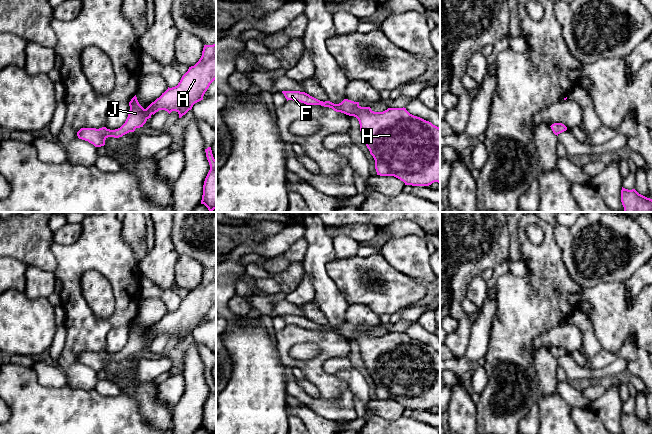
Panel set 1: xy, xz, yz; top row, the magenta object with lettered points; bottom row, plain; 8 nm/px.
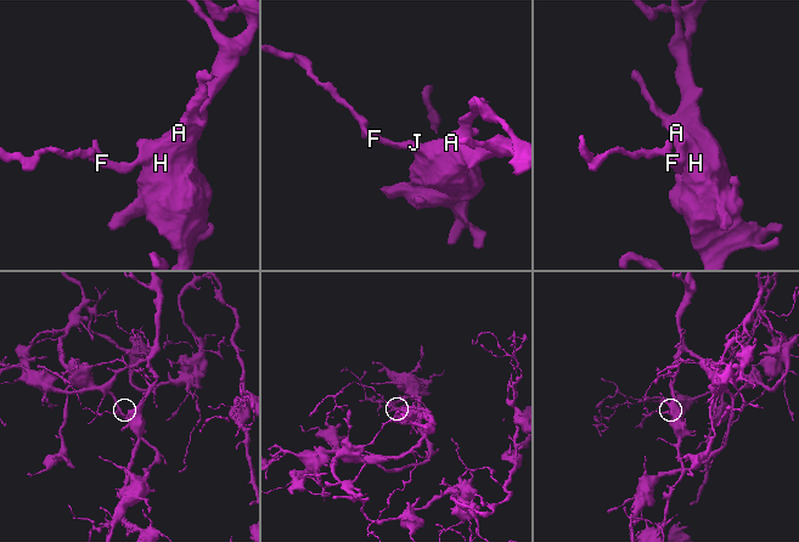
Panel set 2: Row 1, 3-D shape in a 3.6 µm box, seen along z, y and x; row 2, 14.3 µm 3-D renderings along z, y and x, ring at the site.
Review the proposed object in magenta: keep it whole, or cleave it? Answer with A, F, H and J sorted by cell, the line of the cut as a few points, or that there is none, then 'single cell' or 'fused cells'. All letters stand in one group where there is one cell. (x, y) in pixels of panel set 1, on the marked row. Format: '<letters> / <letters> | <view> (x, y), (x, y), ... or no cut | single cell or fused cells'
A F H J | no cut | single cell

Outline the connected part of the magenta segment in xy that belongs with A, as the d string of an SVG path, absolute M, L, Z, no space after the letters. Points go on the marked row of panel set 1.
M216 43L204 45L199 61L189 67L177 86L169 88L162 95L144 109L138 102L136 95L129 102L130 110L125 123L118 129L110 130L106 127L81 128L77 132L79 139L88 141L95 147L105 145L108 137L119 138L143 127L146 121L159 110L169 114L176 111L179 118L192 109L201 100L210 84L216 79Z

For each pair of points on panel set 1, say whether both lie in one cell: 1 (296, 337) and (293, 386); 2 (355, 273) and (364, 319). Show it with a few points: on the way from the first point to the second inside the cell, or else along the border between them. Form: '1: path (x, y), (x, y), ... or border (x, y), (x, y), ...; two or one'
1: border (286, 366), (291, 369); two
2: border (349, 304), (369, 306), (379, 316); two

